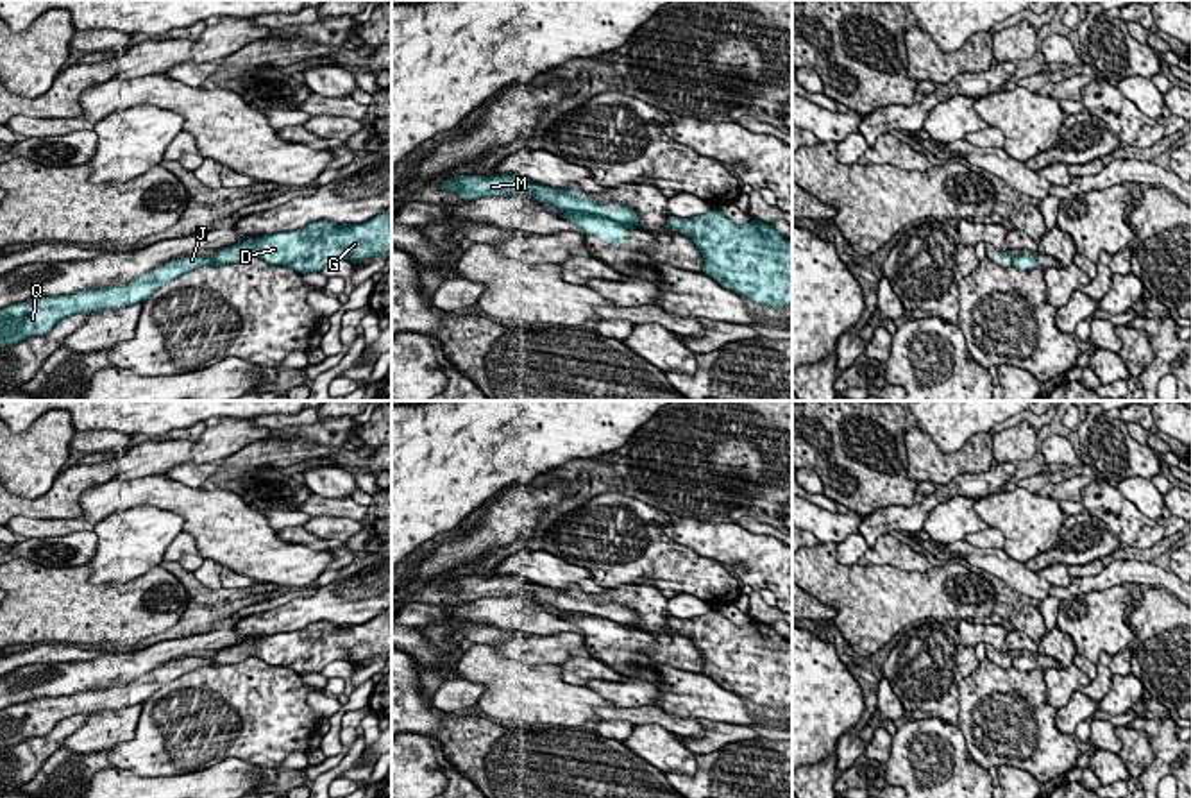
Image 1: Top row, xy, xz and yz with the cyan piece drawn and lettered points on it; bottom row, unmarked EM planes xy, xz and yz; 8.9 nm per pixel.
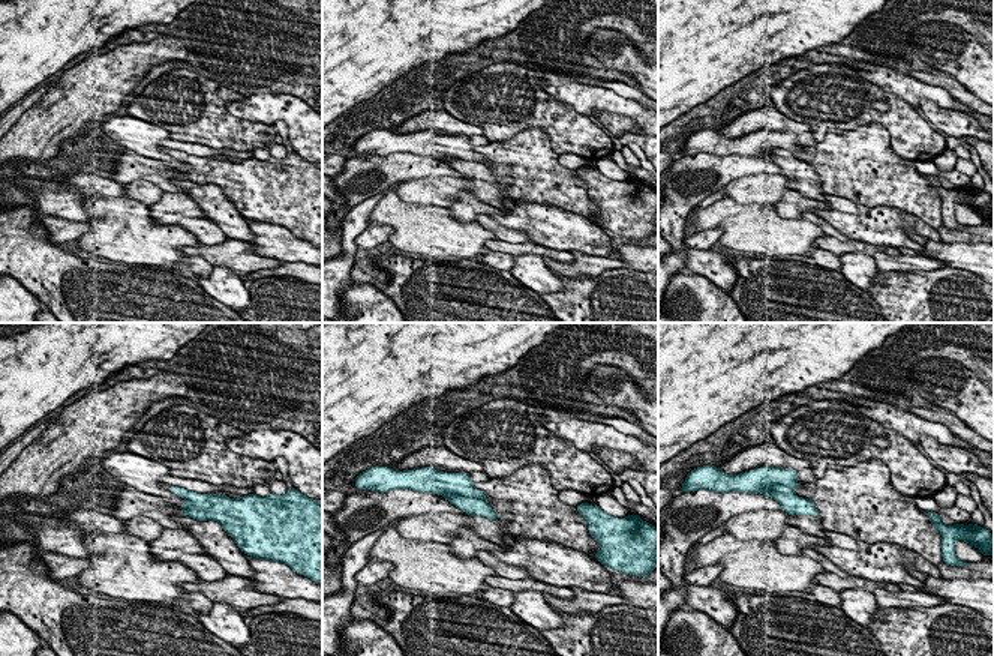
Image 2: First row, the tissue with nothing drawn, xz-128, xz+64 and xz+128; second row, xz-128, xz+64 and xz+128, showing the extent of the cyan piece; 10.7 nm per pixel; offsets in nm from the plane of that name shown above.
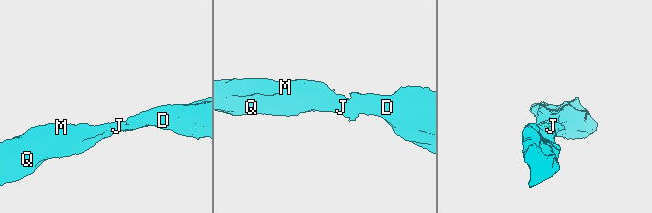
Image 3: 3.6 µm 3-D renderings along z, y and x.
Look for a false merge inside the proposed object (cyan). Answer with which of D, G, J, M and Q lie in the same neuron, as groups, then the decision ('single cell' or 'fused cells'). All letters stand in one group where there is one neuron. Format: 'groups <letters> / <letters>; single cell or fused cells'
groups D G M / J Q; fused cells

